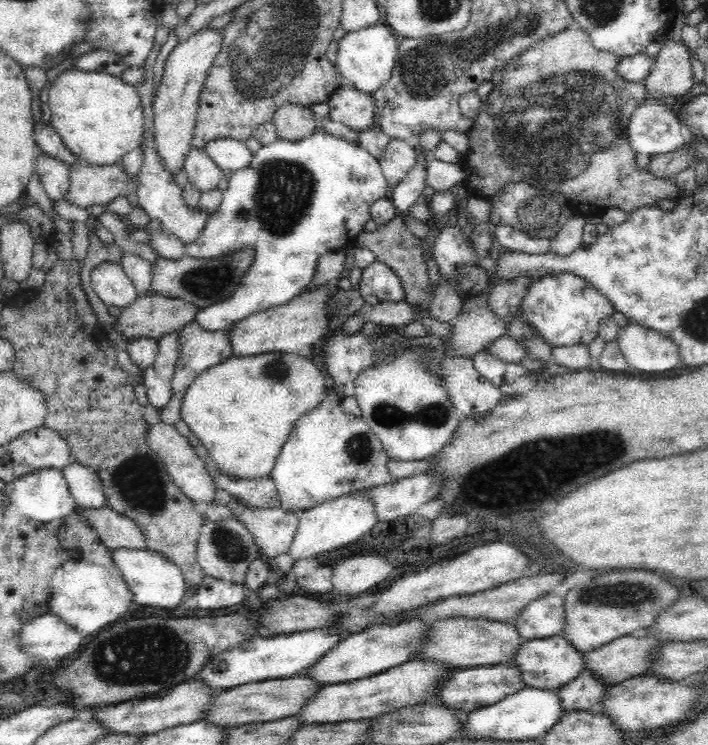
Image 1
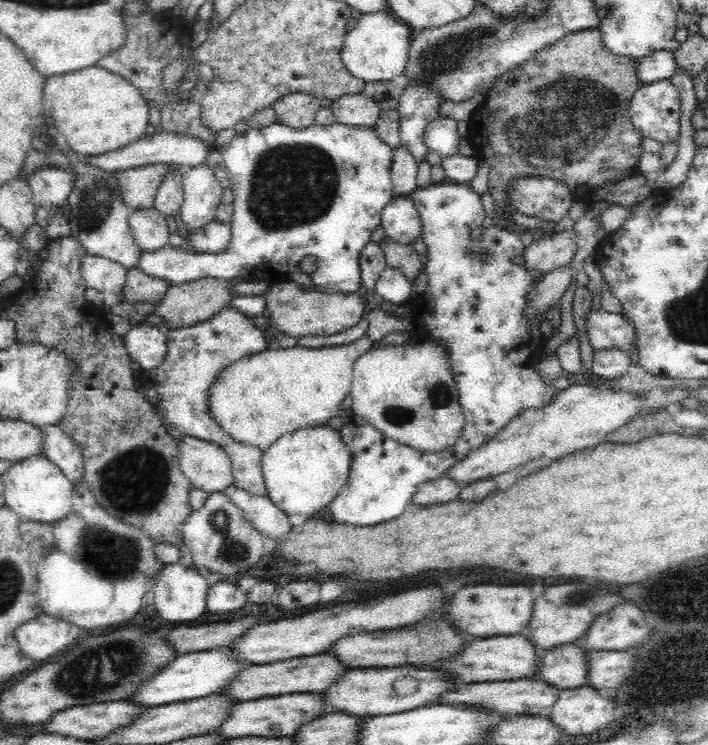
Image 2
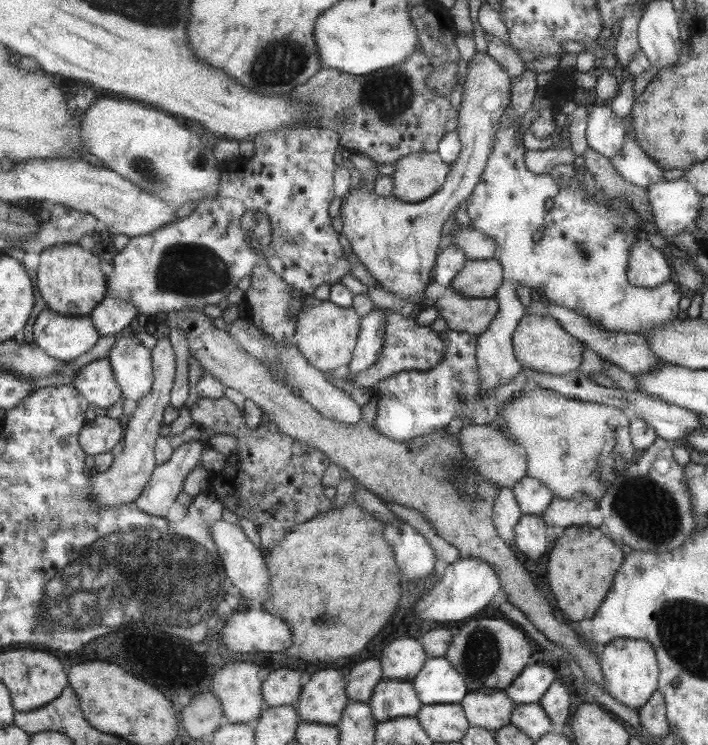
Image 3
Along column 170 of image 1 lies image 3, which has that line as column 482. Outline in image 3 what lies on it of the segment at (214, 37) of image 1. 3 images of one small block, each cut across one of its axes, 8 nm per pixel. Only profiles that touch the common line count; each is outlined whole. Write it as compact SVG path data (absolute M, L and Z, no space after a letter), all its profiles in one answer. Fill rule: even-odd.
M475 51L468 60L456 128L458 139L461 141L461 151L458 159L450 165L445 183L435 195L416 203L408 203L392 195L379 196L359 184L341 198L341 234L348 241L352 253L362 262L369 274L374 276L374 284L379 284L379 288L385 292L390 292L401 300L414 302L413 305L427 300L423 290L428 286L427 280L435 260L435 250L441 240L441 226L459 204L470 198L486 169L500 119L510 102L510 81L506 69L487 53ZM389 266L397 272L419 276L389 276Z

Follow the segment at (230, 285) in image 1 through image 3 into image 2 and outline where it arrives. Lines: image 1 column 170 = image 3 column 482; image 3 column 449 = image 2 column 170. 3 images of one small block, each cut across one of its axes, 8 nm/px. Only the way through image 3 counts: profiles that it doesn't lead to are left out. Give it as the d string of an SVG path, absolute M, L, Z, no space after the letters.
M132 269L126 274L127 284L123 294L115 301L128 301L142 309L150 307L160 302L171 288L170 284L166 284L165 280L160 280L156 276L144 274L144 271Z

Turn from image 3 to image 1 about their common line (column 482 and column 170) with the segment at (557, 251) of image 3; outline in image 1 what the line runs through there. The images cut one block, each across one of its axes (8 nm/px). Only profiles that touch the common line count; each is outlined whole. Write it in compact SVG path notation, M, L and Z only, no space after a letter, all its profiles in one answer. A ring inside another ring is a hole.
M155 128L142 130L139 146L142 149L142 165L139 173L139 186L137 187L136 198L139 207L148 215L150 225L155 225L164 233L172 233L177 236L186 245L194 243L198 238L202 229L207 224L209 215L202 212L199 208L191 208L188 206L184 197L183 190L174 180L174 173L168 172L164 166L164 161L158 157L155 142ZM180 330L157 339L158 354L152 366L142 370L142 384L146 387L149 404L164 408L171 398L171 384L182 350Z

